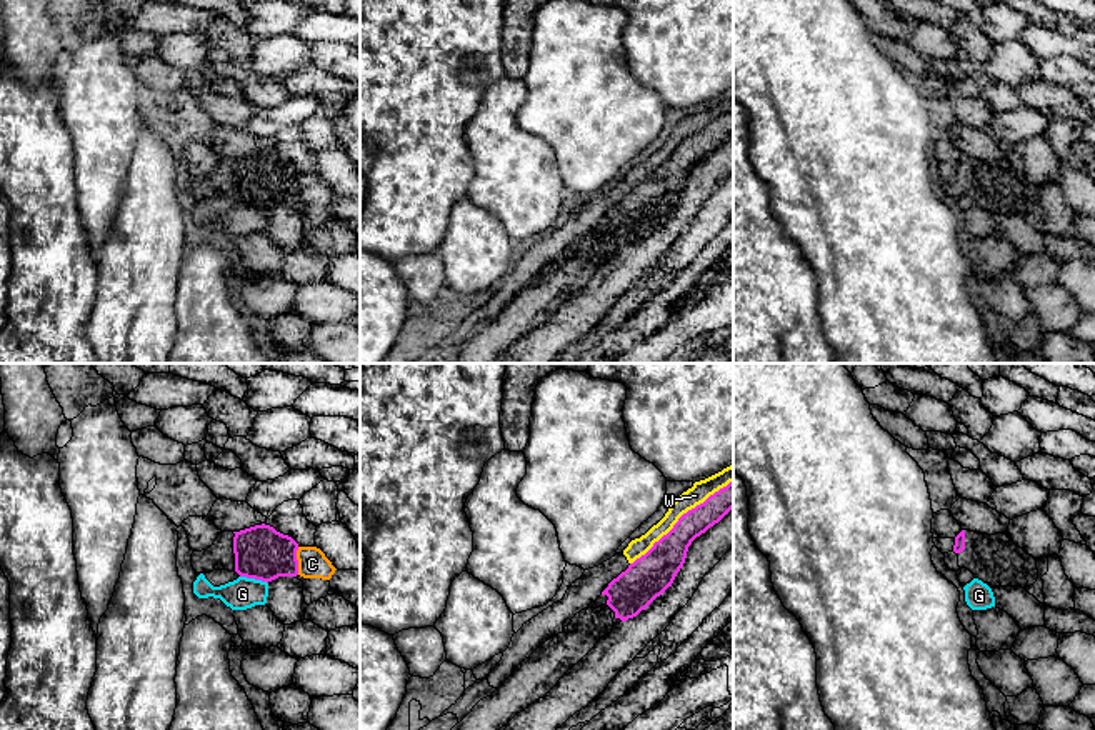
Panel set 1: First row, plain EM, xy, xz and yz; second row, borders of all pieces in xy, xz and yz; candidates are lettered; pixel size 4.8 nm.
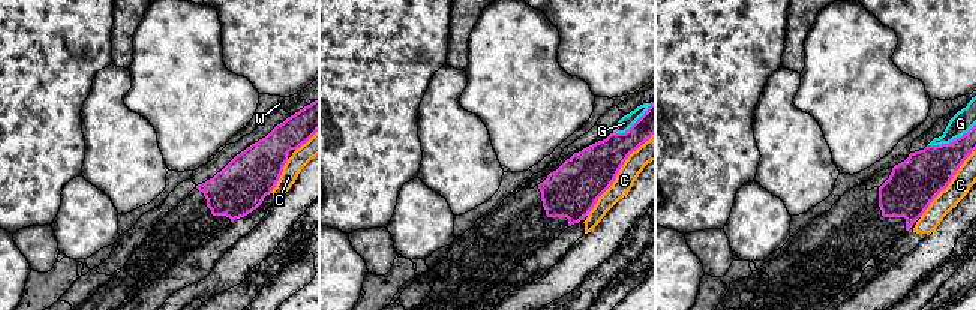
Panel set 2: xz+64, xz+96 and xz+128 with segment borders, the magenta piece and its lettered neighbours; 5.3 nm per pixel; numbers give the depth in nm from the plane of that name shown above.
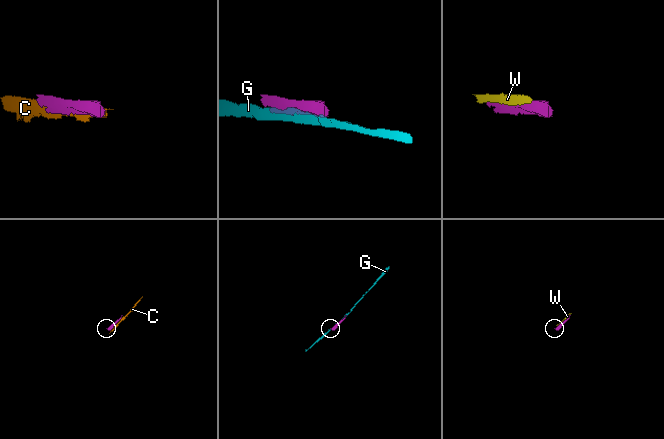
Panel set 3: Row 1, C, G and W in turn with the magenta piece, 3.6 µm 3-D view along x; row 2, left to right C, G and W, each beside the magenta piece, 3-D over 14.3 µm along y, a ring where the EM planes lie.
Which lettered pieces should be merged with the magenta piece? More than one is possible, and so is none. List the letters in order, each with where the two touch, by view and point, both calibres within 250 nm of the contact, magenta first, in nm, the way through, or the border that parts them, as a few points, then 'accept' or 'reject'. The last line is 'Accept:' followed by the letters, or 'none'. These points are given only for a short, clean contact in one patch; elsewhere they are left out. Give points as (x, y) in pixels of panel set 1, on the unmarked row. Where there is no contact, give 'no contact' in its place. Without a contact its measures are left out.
C: meets magenta in xy at (297, 187); 260 nm thick on the magenta side, 140 nm on the other; reject
G: meets magenta in xy at (254, 204); 260 nm thick on the magenta side, 150 nm on the other; reject
W: meets magenta in xz at (680, 144); 180 nm thick on the magenta side, 90 nm on the other; reject
Accept: none

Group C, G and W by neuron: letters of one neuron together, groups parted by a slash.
C / G / W

